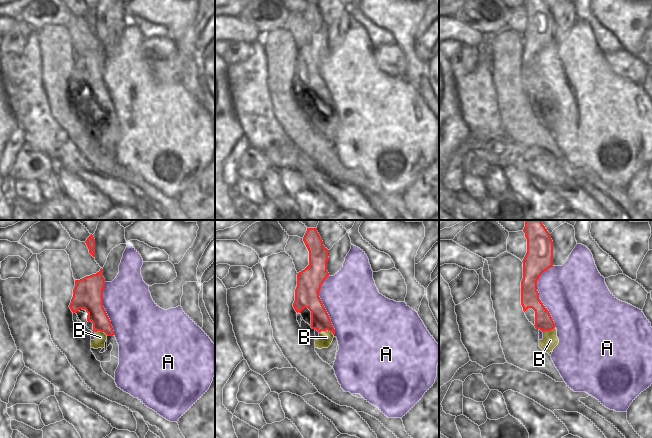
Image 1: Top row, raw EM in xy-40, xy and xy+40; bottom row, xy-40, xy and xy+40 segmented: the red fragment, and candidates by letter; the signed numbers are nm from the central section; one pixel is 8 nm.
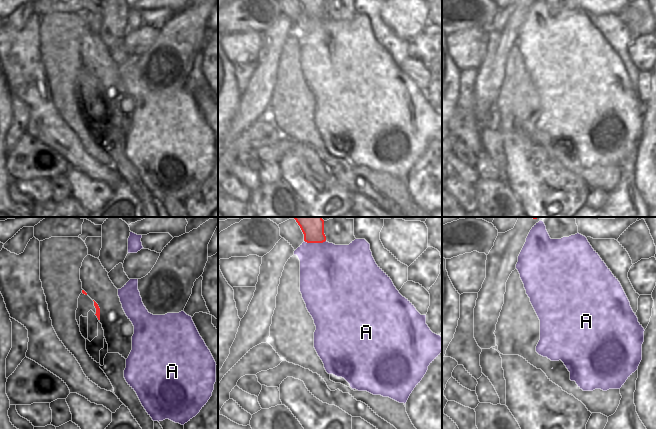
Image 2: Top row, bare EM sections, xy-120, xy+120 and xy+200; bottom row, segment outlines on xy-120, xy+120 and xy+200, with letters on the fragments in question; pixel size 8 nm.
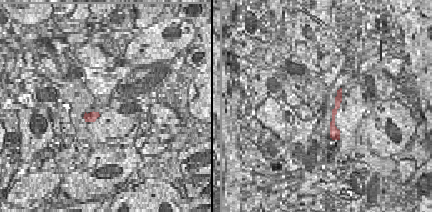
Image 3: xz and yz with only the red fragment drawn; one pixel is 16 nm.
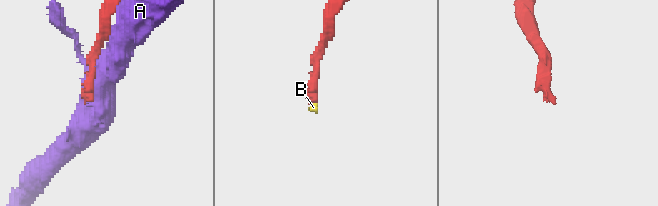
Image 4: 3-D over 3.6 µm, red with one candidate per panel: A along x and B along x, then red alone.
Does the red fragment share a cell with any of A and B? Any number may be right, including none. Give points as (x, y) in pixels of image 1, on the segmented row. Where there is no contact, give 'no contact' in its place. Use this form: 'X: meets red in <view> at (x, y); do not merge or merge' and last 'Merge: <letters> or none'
A: meets red in xy+40 at (538, 296); do not merge
B: meets red in xy at (327, 329); merge
Merge: B

